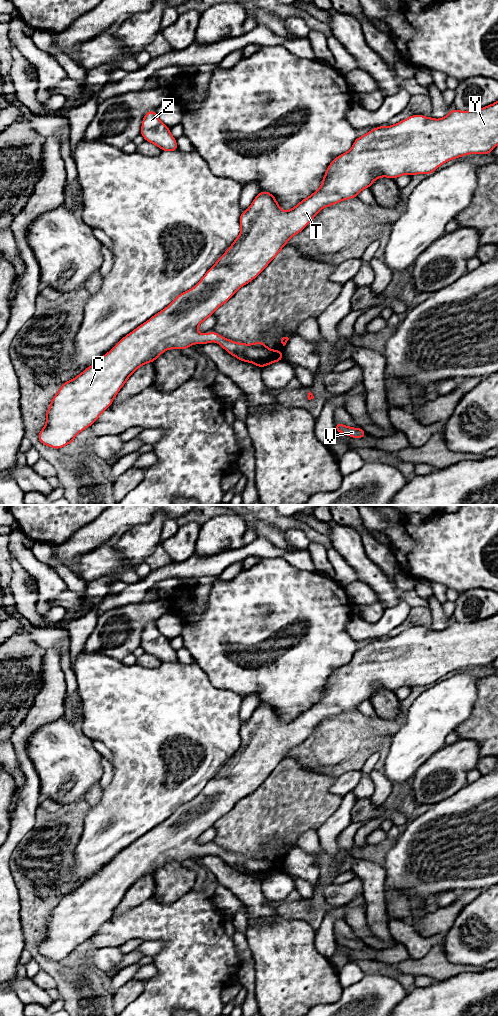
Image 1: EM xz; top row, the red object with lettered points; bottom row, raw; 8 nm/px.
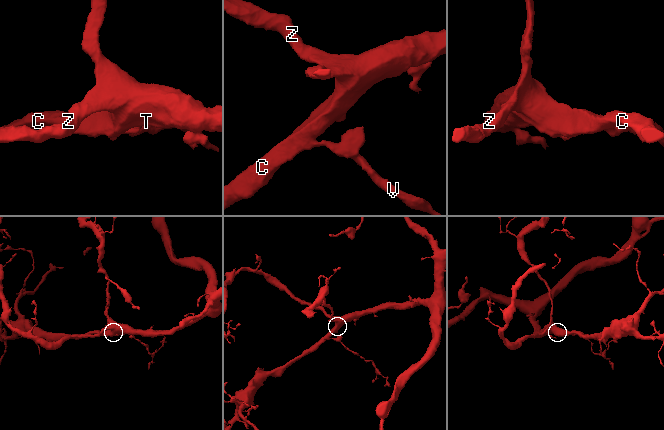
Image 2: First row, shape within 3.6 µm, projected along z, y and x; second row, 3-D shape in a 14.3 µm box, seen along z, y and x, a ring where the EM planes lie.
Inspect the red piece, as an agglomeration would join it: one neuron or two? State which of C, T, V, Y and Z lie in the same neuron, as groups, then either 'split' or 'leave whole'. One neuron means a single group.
groups C T V Y Z; leave whole

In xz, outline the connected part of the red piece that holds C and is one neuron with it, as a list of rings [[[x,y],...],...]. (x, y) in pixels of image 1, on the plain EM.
[[[498,613],[476,622],[452,621],[441,631],[416,626],[397,636],[376,639],[357,649],[350,662],[329,676],[320,700],[291,722],[283,723],[271,705],[259,704],[250,719],[240,727],[241,743],[238,749],[193,800],[178,807],[166,820],[123,849],[96,875],[62,896],[46,923],[46,936],[38,946],[39,953],[54,961],[74,955],[74,949],[90,939],[111,918],[135,882],[154,874],[169,861],[184,862],[192,856],[204,857],[215,853],[232,868],[260,880],[282,872],[283,862],[270,861],[261,853],[238,855],[214,843],[201,846],[197,840],[239,800],[255,791],[288,752],[309,737],[323,720],[358,708],[378,690],[396,691],[405,686],[430,687],[447,673],[468,666],[490,666],[497,657]]]

